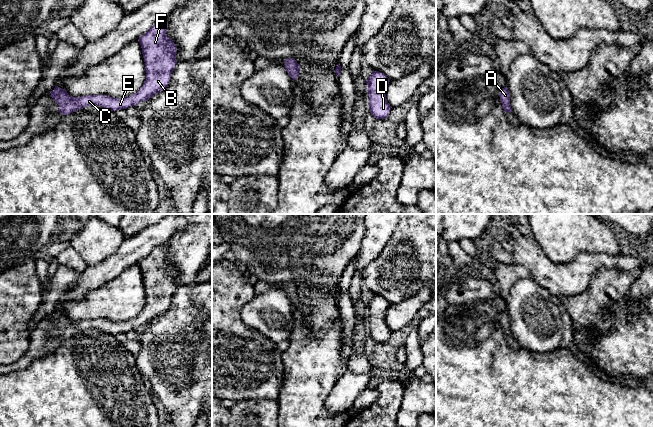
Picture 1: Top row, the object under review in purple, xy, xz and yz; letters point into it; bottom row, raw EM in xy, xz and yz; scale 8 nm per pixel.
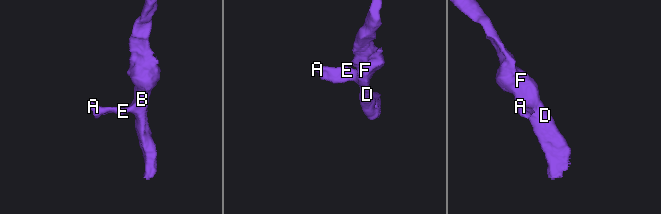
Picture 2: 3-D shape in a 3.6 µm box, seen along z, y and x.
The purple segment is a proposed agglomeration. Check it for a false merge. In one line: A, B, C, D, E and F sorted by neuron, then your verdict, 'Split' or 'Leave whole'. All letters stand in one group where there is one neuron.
Groups: A B C D E F. Leave whole

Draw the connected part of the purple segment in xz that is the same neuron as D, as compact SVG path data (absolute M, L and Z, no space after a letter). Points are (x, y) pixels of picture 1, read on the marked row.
M374 71L366 80L369 95L369 108L376 119L386 119L391 106L386 99L386 88L390 79L382 72Z

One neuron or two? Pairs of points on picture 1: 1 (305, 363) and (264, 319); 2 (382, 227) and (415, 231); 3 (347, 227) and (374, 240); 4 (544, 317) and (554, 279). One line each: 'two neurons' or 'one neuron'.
1: two neurons
2: two neurons
3: two neurons
4: two neurons

